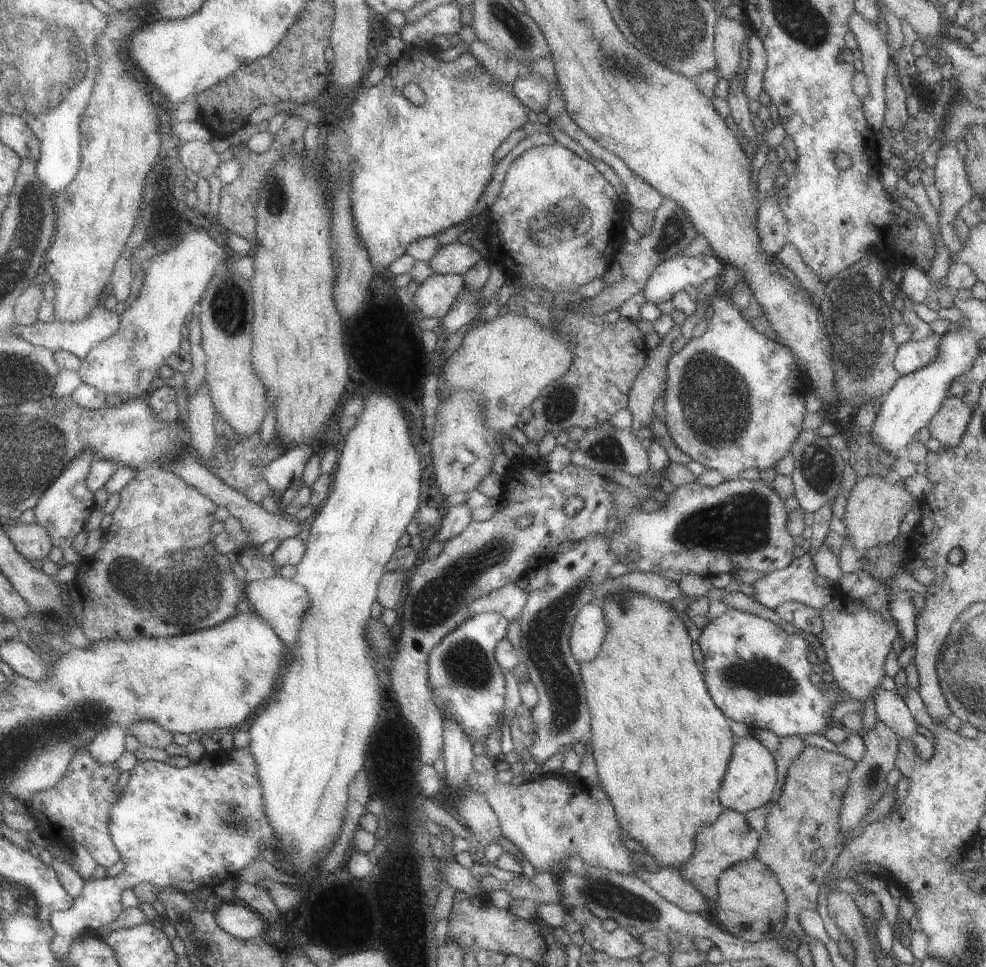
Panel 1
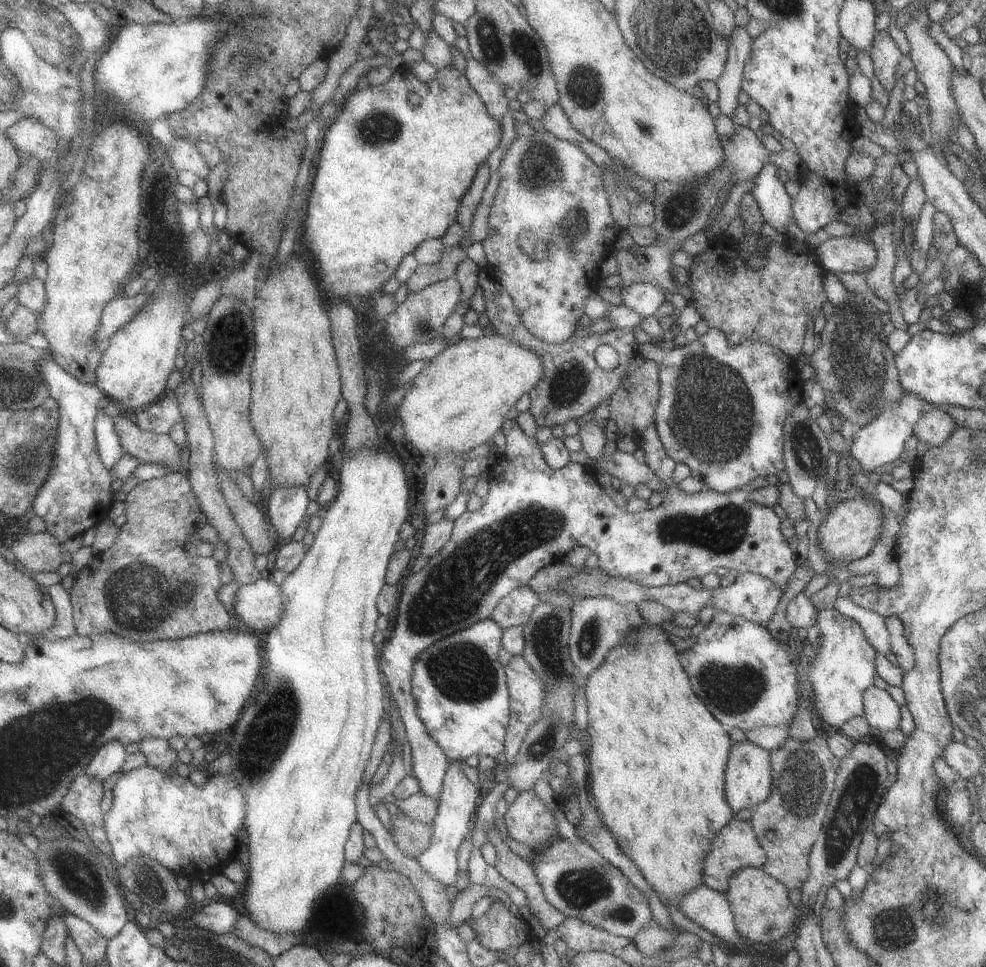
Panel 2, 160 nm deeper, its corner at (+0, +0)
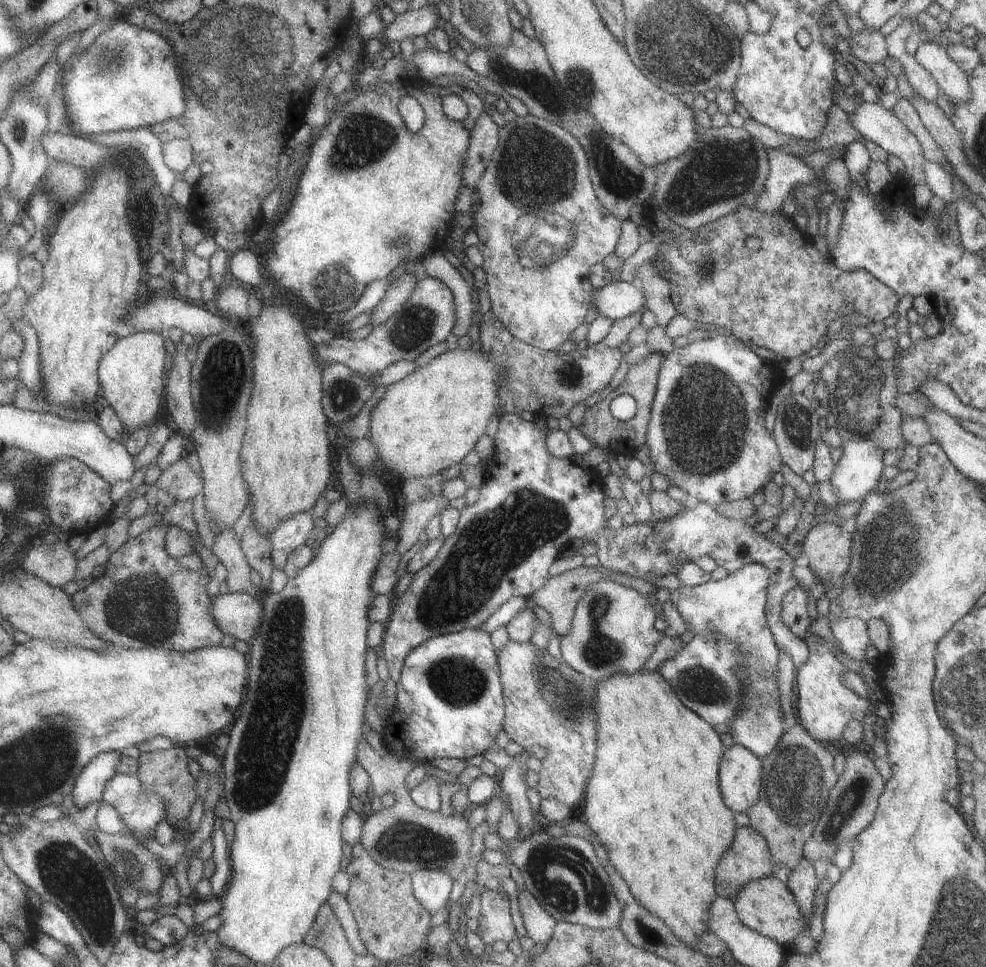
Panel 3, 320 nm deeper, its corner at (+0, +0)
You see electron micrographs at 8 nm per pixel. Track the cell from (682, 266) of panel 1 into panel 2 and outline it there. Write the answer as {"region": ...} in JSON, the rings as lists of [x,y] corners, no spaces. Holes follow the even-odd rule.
{"region":[[[629,283],[620,287],[621,305],[645,318],[654,314],[658,304],[665,300],[664,293],[647,283]]]}

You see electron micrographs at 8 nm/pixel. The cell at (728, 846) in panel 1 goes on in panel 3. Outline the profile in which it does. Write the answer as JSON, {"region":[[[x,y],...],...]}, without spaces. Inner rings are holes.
{"region":[[[749,825],[737,827],[734,832],[734,839],[731,846],[722,854],[719,866],[715,873],[715,890],[719,897],[734,901],[737,898],[738,890],[746,882],[754,881],[763,877],[770,877],[772,868],[772,856],[767,841],[754,828]]]}

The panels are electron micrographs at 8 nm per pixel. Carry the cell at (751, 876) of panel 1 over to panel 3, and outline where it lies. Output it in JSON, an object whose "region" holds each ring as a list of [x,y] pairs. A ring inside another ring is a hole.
{"region":[[[773,875],[746,882],[738,890],[737,898],[733,902],[737,916],[745,926],[769,937],[784,948],[790,949],[797,935],[806,932],[806,920],[795,902],[794,896],[787,885],[781,883]]]}

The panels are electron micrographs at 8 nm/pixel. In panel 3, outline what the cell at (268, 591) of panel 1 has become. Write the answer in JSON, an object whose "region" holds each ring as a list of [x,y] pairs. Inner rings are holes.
{"region":[[[223,591],[210,600],[210,615],[222,634],[248,641],[256,633],[262,603],[253,596]]]}

